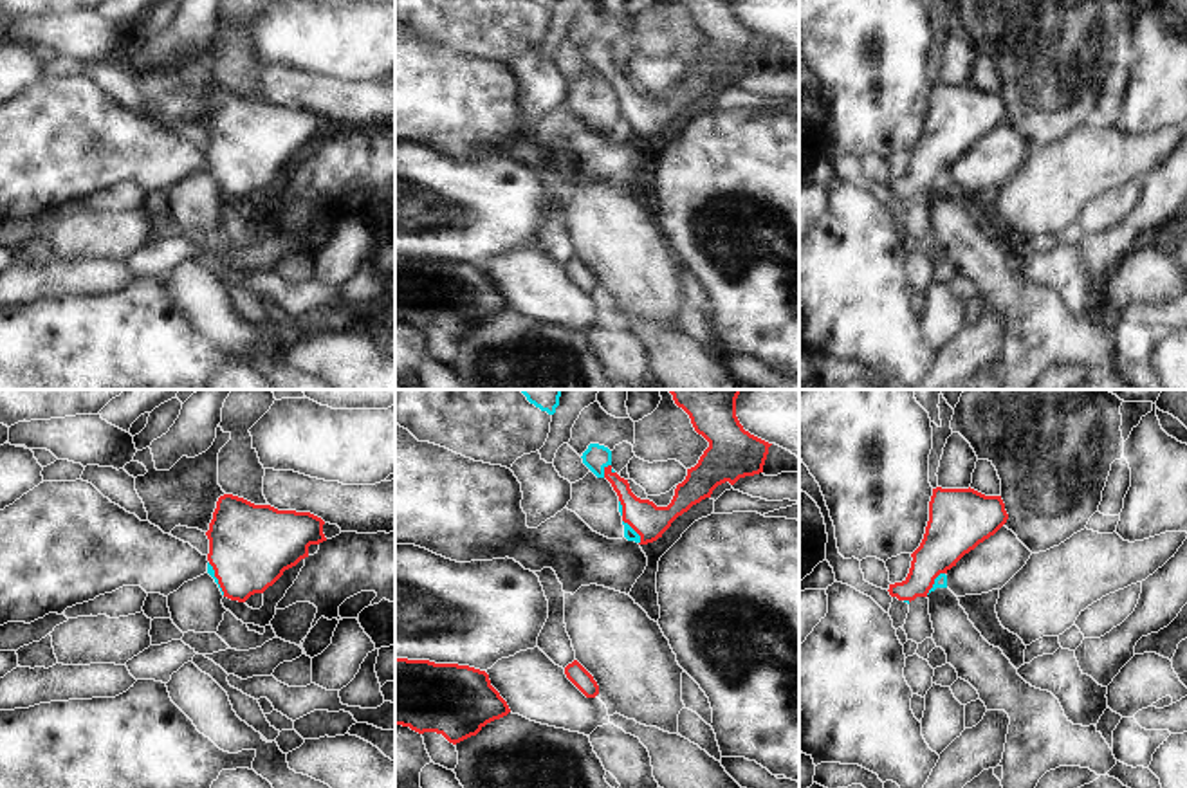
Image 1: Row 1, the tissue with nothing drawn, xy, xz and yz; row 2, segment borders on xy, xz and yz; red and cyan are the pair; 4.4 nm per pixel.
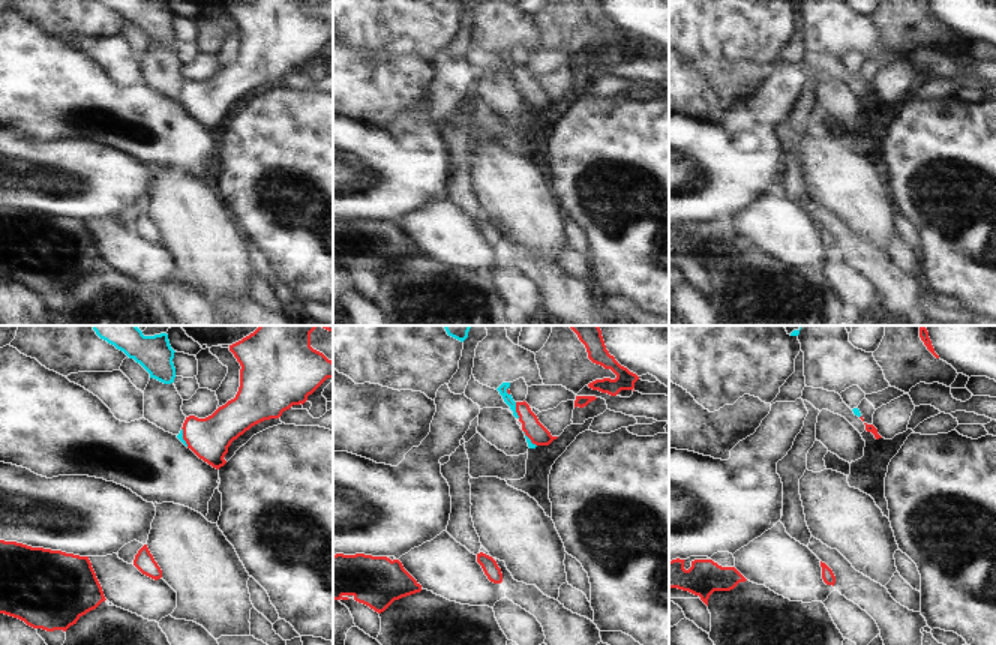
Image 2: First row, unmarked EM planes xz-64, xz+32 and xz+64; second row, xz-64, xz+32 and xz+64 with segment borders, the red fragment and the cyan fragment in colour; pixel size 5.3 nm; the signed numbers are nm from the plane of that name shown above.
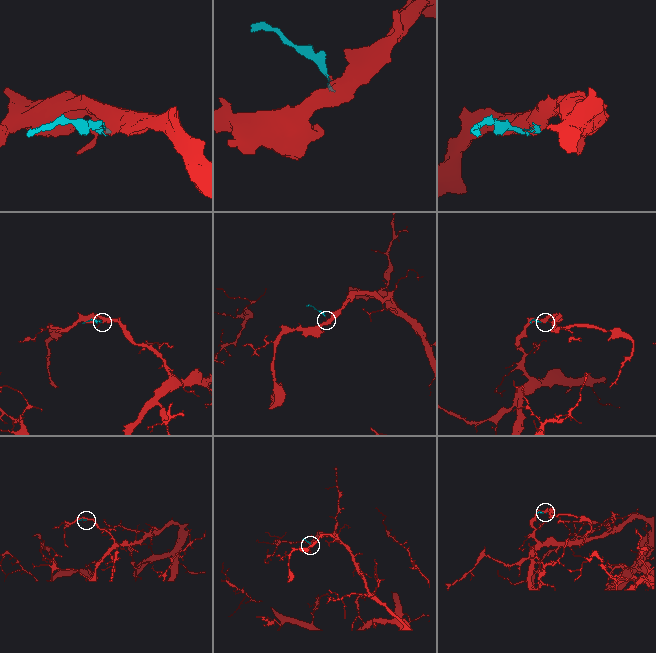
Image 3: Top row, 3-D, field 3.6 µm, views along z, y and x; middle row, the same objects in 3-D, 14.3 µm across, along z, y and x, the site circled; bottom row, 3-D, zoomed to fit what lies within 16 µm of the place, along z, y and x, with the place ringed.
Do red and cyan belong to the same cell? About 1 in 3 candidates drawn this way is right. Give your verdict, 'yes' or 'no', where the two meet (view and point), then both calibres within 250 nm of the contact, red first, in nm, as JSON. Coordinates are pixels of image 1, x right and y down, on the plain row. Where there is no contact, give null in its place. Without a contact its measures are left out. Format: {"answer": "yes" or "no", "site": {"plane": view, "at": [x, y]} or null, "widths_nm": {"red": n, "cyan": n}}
{"answer": "yes", "site": {"plane": "xz", "at": [635, 127]}, "widths_nm": {"red": 160, "cyan": 60}}

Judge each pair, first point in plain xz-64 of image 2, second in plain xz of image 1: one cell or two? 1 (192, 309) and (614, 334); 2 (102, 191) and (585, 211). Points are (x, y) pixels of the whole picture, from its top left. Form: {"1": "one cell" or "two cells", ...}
{"1": "one cell", "2": "two cells"}

